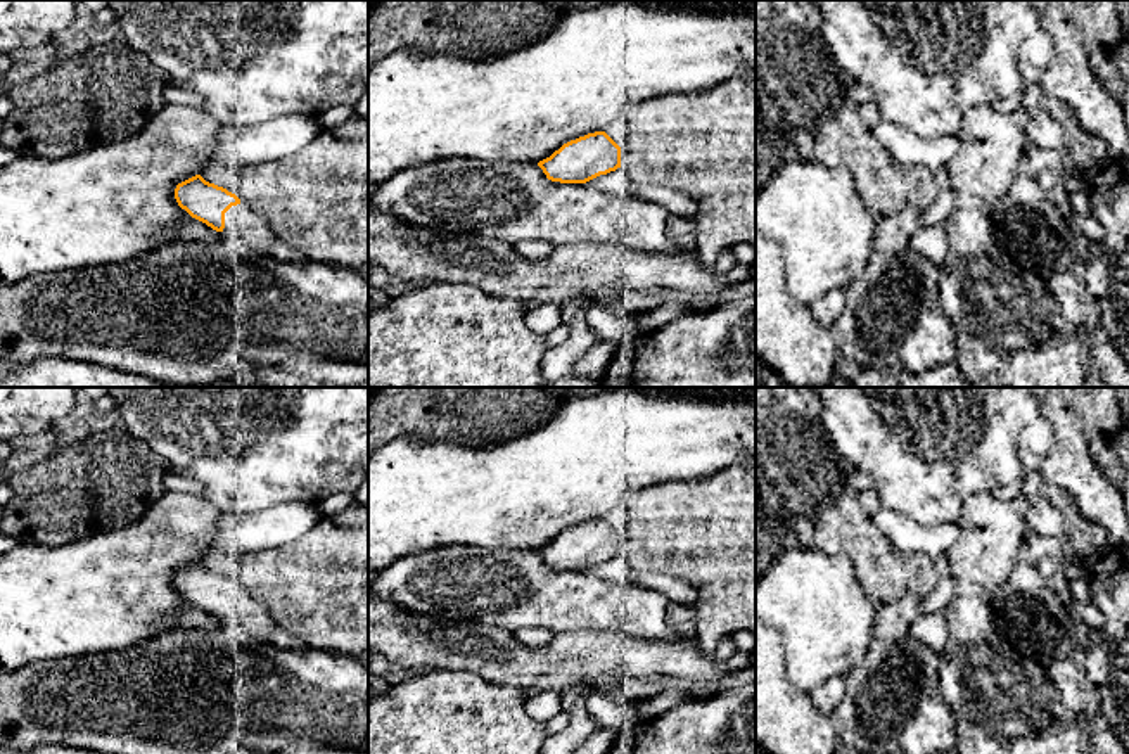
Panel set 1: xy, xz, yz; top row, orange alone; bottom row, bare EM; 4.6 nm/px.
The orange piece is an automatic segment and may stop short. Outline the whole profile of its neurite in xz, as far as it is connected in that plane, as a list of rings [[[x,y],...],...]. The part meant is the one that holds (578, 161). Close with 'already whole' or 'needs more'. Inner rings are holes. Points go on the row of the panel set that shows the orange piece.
[[[595,131],[564,144],[538,166],[552,182],[586,183],[621,168],[621,147],[605,131]]]; already whole

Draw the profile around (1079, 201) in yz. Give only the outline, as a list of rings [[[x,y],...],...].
[[[1086,188],[1068,194],[1068,204],[1070,204],[1074,214],[1079,214],[1079,216],[1091,214],[1093,204],[1091,204],[1089,194]]]

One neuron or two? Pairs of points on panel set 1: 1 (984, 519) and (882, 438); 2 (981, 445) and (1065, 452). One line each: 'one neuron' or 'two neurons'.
1: two neurons
2: two neurons

